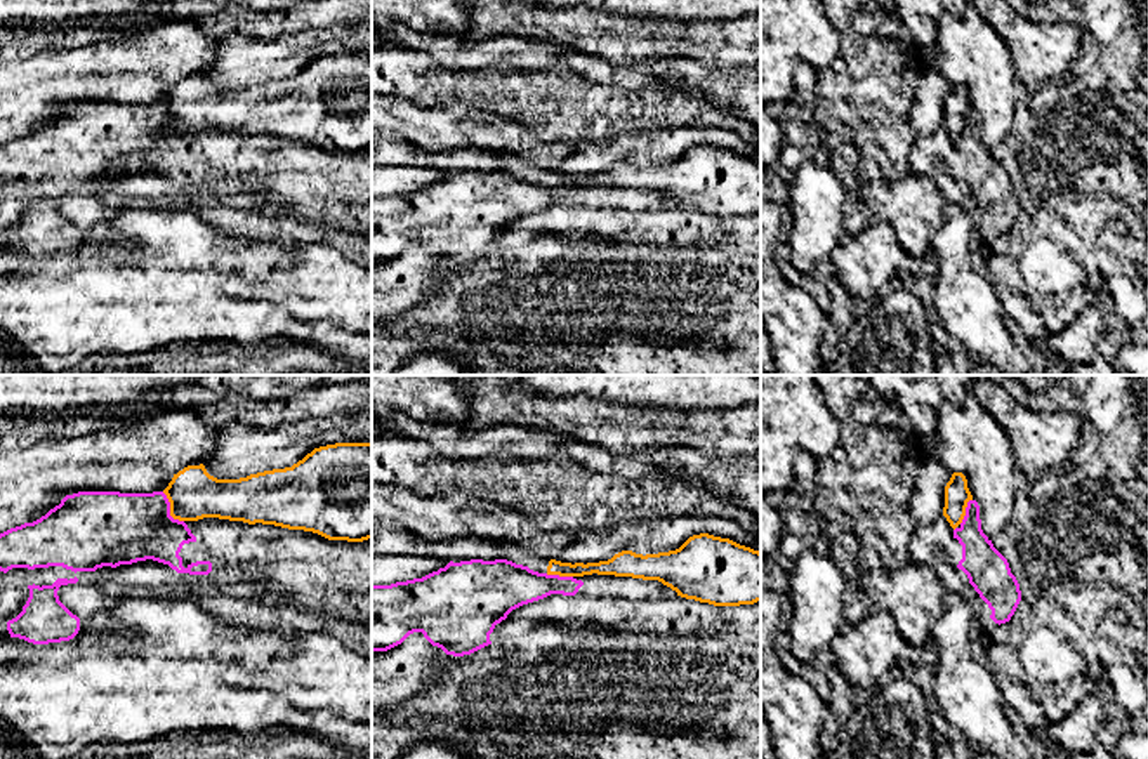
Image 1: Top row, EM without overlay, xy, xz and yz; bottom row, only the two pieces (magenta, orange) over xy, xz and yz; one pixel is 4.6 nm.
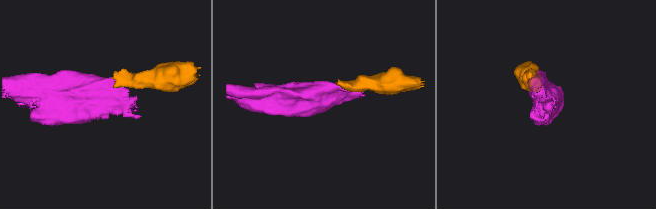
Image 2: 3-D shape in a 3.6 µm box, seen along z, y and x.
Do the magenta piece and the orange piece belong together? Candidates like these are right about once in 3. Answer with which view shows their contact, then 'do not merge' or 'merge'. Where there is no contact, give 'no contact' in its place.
meets magenta in xy; do not merge

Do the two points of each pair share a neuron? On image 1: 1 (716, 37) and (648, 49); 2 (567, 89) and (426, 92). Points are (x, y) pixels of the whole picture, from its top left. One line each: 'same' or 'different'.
1: same
2: same

